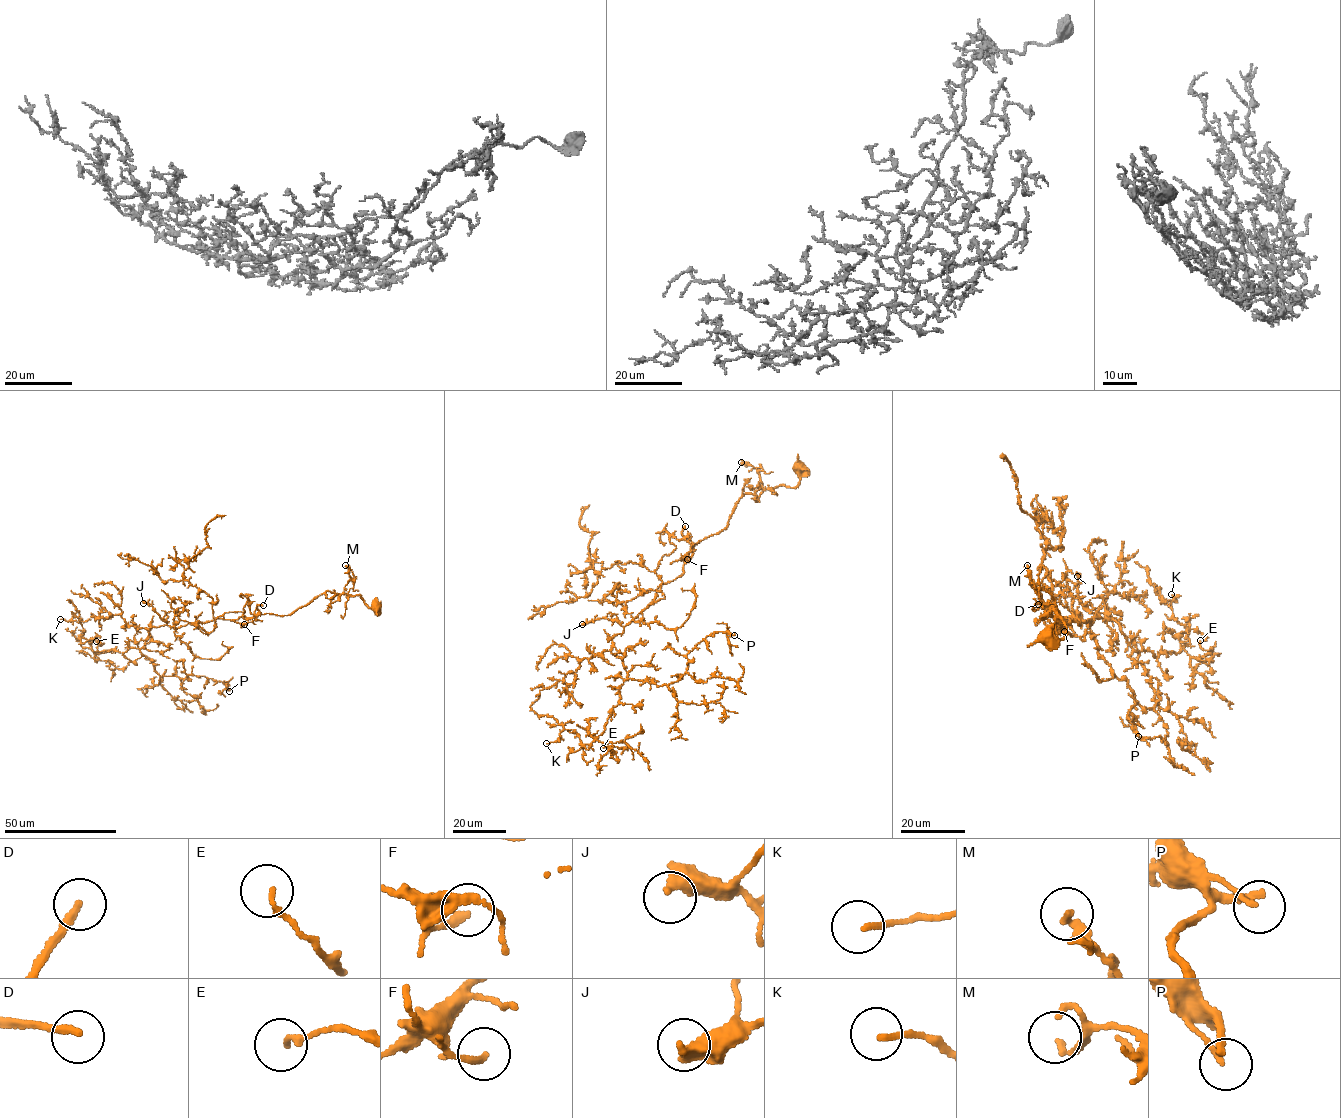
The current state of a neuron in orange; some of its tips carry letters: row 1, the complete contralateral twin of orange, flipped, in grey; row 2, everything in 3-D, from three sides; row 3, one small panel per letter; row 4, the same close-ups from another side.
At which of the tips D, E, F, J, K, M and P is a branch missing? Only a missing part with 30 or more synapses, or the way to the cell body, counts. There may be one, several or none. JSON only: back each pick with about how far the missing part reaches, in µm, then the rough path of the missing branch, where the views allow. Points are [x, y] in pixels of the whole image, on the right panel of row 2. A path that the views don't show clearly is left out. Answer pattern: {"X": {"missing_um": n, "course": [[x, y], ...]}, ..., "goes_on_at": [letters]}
{"D": {"missing_um": 140, "course": [[1038, 604], [1040, 623], [1021, 596], [1009, 561], [1042, 636], [1092, 694], [1100, 711], [1095, 713]]}, "K": {"missing_um": 20, "course": [[1171, 594], [1170, 585], [1181, 571], [1176, 556]]}, "P": {"missing_um": 20, "course": [[1138, 736], [1125, 718], [1130, 723]]}, "goes_on_at": ["D", "K", "P"]}

